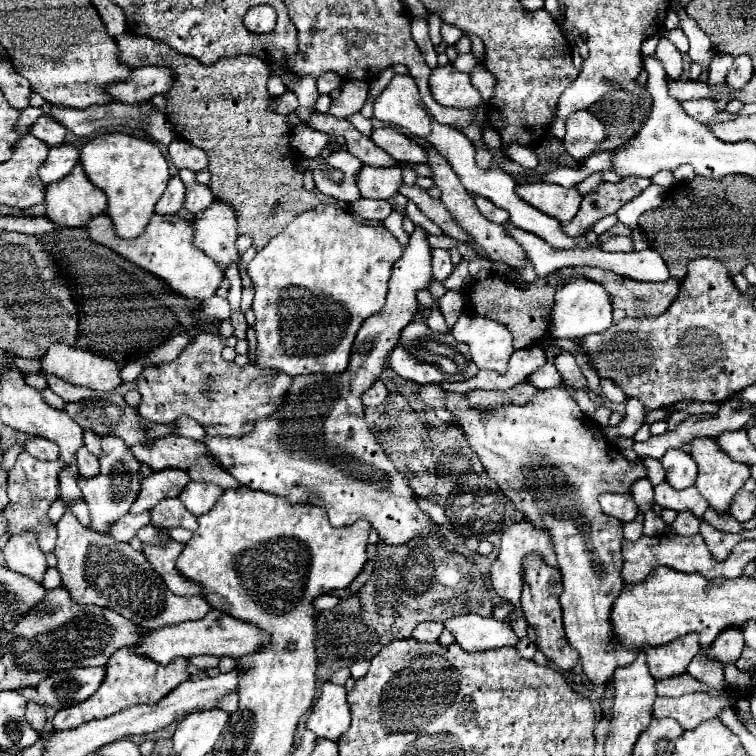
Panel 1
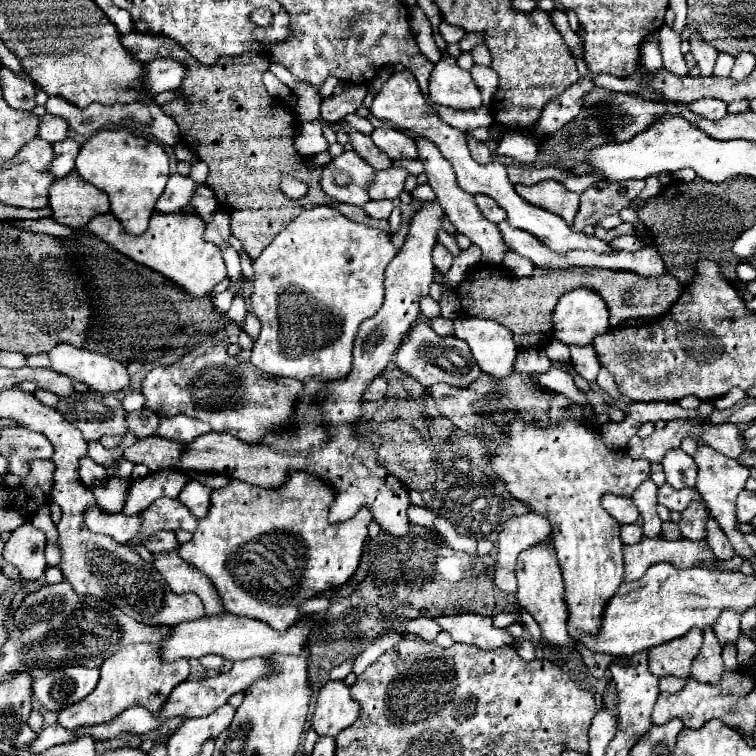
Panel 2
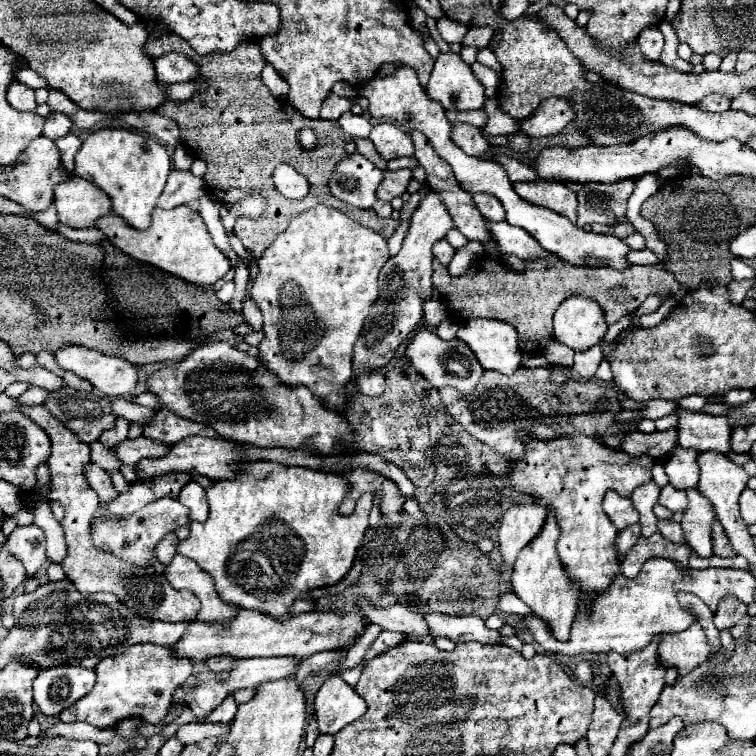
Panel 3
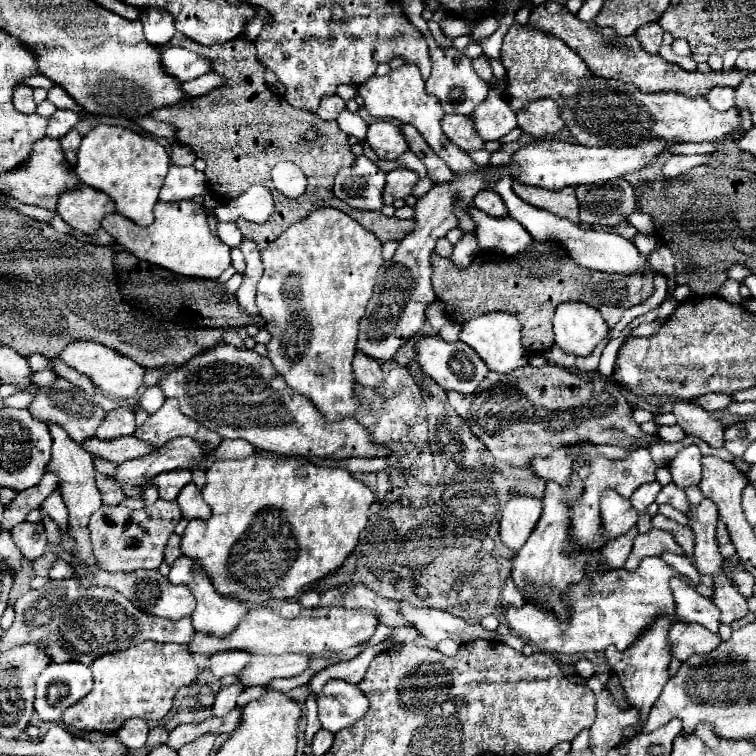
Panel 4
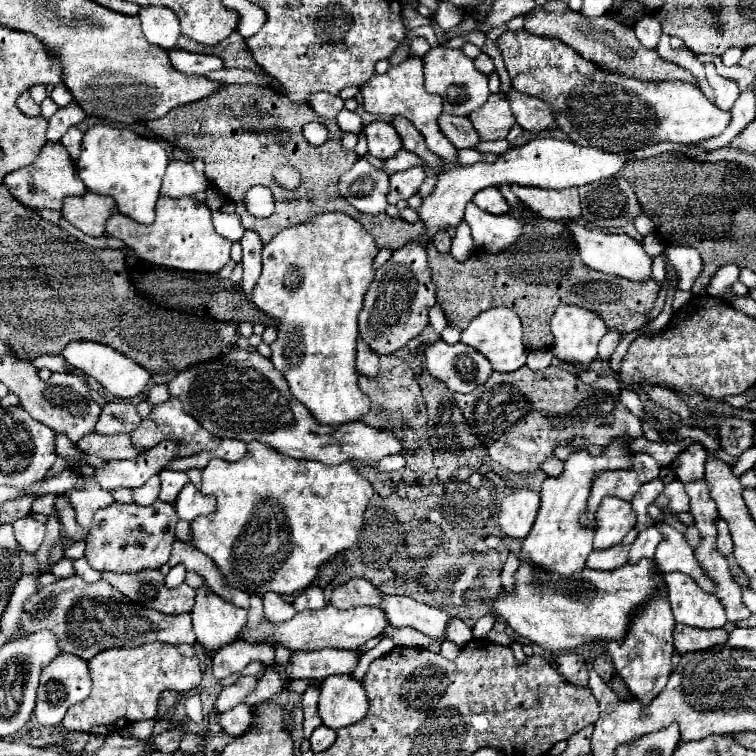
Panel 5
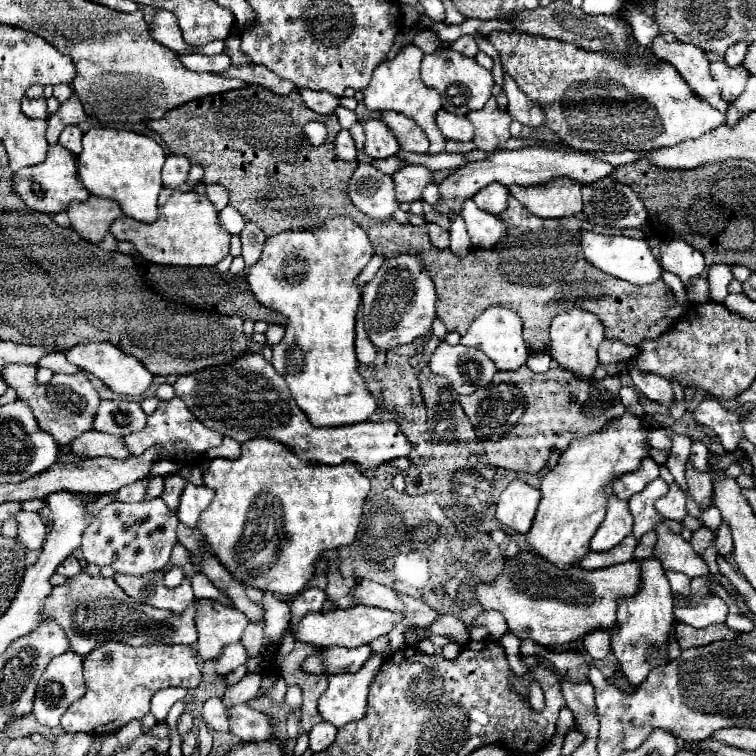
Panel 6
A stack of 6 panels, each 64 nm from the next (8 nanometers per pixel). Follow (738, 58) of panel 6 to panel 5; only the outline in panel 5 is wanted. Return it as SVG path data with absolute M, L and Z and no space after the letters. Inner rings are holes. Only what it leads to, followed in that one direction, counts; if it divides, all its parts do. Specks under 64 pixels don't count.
M728 48L724 54L722 54L722 62L724 62L724 66L734 66L734 64L738 64L740 62L740 58L742 58L742 48Z

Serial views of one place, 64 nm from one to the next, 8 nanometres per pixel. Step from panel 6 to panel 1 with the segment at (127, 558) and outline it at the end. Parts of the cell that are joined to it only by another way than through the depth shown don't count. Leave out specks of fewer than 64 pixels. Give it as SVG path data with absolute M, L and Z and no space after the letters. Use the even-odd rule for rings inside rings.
M164 498L150 510L150 524L156 528L186 528L196 530L198 522L196 516L192 516L184 504L180 504L178 498Z

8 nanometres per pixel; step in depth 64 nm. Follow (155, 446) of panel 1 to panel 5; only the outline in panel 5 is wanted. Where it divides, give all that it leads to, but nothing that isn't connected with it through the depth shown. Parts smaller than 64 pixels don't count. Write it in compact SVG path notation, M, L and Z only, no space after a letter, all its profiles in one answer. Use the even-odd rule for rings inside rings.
M92 432L92 434L86 434L82 440L78 440L76 448L84 454L94 454L102 460L126 460L126 458L132 458L134 454L128 434L104 436L104 434Z

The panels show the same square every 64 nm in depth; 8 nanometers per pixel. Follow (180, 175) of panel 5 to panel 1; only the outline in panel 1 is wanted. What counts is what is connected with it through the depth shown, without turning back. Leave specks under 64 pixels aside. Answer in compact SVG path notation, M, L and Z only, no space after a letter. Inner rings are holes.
M180 176L170 178L168 188L156 202L156 214L176 214L184 206L184 198L186 198L186 184L180 180Z

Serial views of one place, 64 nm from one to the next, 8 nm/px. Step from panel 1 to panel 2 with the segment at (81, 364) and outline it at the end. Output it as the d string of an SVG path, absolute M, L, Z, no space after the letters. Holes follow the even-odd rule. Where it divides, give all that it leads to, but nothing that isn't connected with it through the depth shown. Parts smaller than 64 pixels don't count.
M58 344L50 350L50 362L54 372L84 382L100 394L118 394L130 386L130 374L122 362L86 348Z

